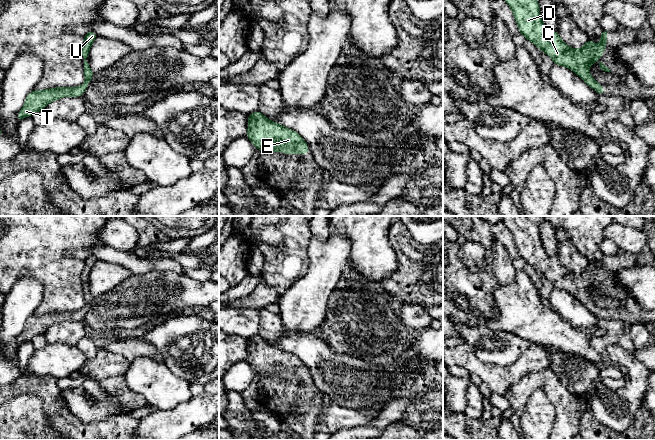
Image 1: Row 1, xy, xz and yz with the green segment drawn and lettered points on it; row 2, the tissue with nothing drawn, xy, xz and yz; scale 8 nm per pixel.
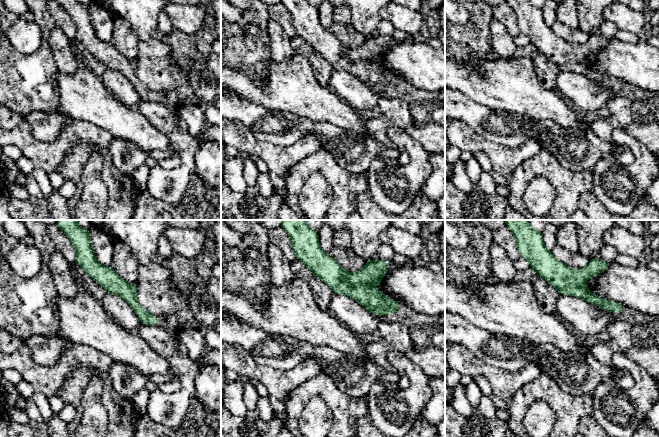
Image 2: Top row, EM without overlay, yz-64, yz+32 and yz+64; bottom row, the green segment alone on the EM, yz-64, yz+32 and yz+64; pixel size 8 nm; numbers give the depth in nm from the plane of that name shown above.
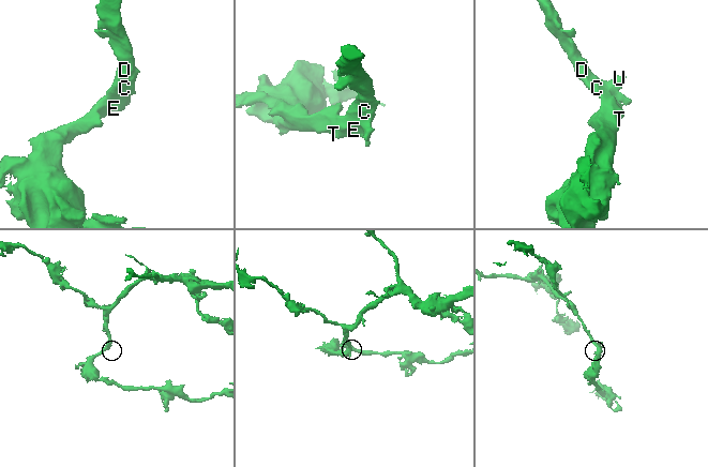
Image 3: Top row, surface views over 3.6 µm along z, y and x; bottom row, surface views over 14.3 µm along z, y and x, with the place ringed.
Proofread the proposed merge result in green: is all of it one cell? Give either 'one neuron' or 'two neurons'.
one neuron

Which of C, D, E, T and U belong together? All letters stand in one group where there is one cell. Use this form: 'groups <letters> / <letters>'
groups C D E T U

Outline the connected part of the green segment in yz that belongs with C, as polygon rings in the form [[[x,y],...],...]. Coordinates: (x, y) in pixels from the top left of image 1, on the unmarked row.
[[[502,216],[502,222],[513,235],[519,257],[543,274],[554,288],[569,292],[599,319],[604,319],[604,311],[595,305],[588,293],[603,279],[607,255],[601,258],[599,269],[588,263],[581,273],[573,273],[561,264],[557,255],[546,253],[541,243],[539,225],[531,222],[528,216]]]

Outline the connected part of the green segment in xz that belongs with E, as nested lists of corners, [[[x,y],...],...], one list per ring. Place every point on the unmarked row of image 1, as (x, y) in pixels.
[[[260,335],[248,338],[246,361],[257,374],[282,375],[284,378],[308,378],[309,371],[294,354],[270,345]]]

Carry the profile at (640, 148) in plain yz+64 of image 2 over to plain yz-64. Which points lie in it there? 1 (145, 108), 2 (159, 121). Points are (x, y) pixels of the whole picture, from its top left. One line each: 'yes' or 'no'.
1: yes
2: yes

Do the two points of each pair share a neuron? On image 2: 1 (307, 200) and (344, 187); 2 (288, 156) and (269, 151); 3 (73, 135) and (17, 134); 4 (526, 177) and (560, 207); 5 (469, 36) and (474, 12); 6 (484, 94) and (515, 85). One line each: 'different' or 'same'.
1: different
2: same
3: same
4: same
5: same
6: same

